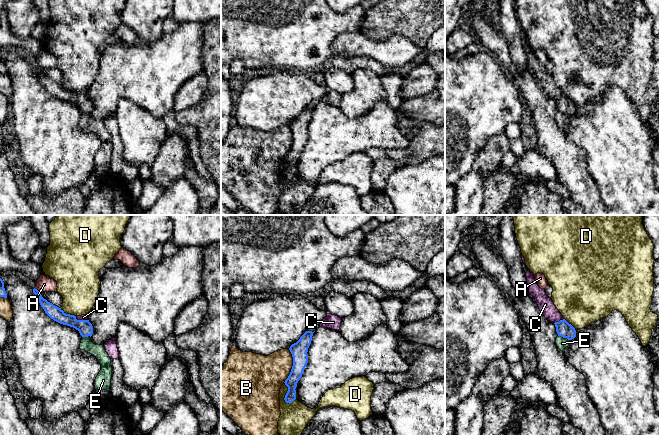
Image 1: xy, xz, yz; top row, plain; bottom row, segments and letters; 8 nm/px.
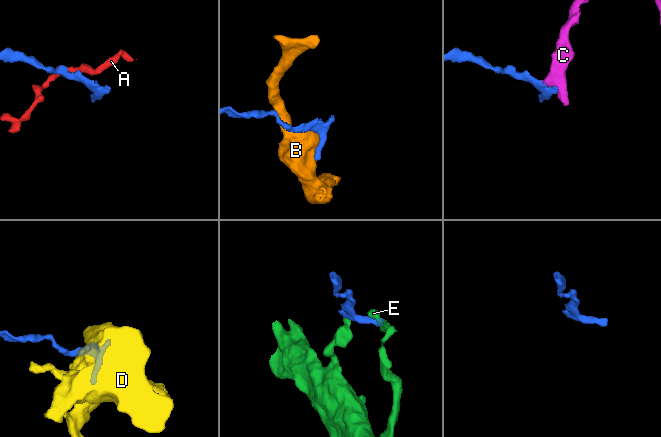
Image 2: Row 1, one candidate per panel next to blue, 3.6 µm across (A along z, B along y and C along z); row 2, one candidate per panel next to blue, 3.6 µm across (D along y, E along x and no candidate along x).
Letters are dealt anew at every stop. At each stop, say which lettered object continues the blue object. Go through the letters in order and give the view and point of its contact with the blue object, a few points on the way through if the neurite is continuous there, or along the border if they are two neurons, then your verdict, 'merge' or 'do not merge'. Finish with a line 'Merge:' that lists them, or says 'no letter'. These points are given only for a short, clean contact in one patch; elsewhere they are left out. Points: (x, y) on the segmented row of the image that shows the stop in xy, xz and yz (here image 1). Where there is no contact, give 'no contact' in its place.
A: xy (37, 290) | along xy (34, 288), (40, 293) | do not merge
B: xz (292, 366) | do not merge
C: yz (559, 321) | across yz (563, 328), (559, 321), (545, 304) | merge
D: xz (286, 394) | do not merge
E: yz (564, 337) | along yz (558, 335), (569, 340) | do not merge
Merge: C

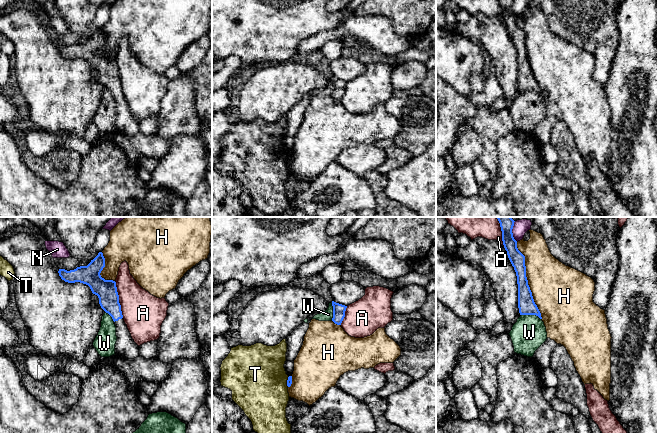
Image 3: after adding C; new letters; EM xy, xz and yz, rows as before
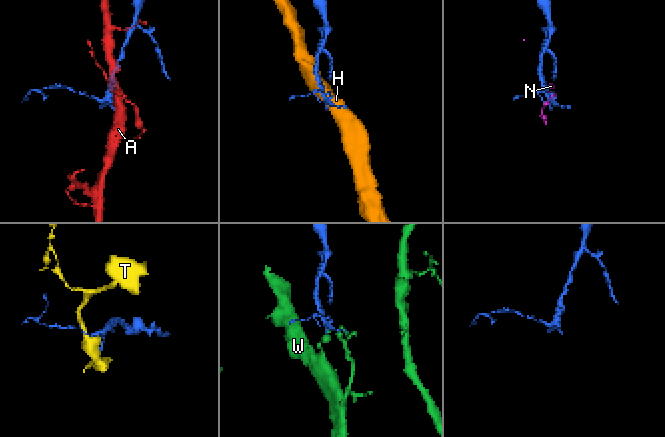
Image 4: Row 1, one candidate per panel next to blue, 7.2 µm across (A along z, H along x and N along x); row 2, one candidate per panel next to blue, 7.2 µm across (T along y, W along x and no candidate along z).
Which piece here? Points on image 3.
A: xy (118, 300) | do not merge
H: yz (527, 280) | do not merge
N: yz (511, 231) | along yz (514, 221), (512, 236), (517, 241) | do not merge
T: xz (287, 381) | do not merge
W: yz (531, 314) | along yz (521, 314), (535, 314), (541, 319) | do not merge
Merge: no letter

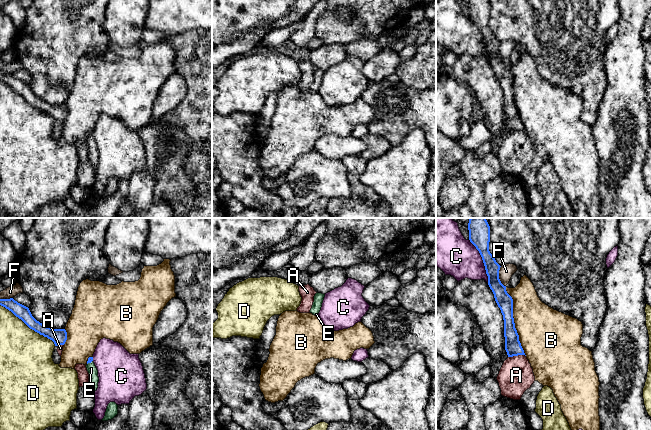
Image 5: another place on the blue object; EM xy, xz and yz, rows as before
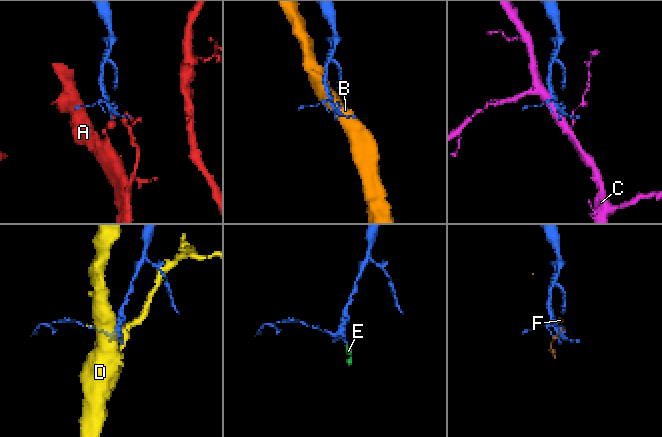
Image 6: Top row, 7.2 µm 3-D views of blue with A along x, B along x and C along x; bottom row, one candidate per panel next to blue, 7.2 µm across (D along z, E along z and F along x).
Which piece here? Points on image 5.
A: yz (516, 355) | along yz (525, 355), (508, 357) | do not merge
B: yz (513, 321) | do not merge
C: yz (483, 261) | do not merge
D: xy (28, 326) | do not merge
E: xy (89, 362) | across xy (90, 359), (89, 362), (91, 368) | merge
F: yz (498, 276) | along yz (500, 266), (499, 280), (505, 286) | do not merge
Merge: E

